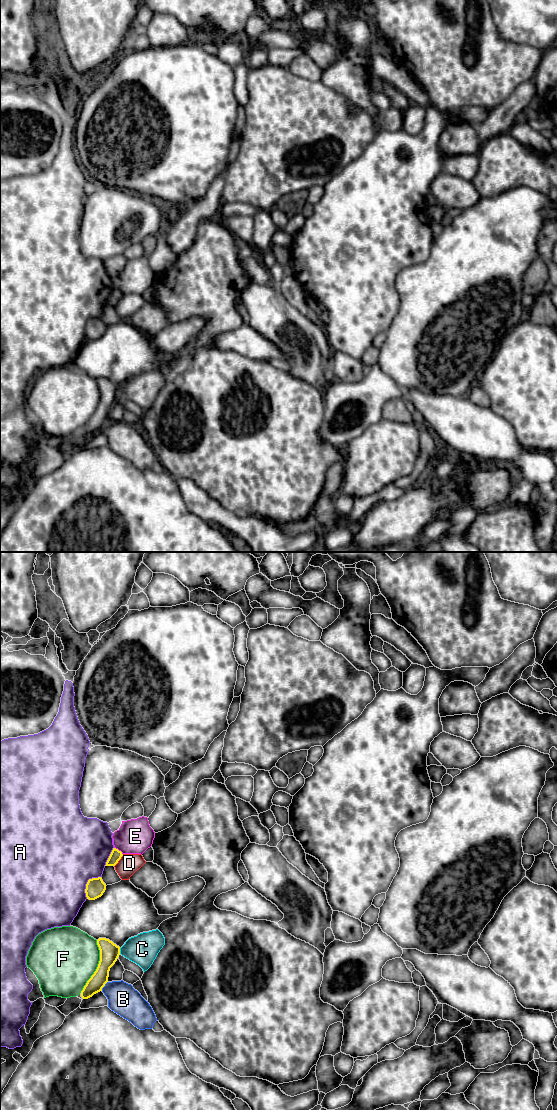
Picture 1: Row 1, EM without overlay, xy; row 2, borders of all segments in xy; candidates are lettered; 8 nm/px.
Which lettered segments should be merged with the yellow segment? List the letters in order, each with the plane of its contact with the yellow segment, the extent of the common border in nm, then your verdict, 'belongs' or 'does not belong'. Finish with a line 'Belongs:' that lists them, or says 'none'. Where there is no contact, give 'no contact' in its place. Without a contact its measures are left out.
A: contact in xy; length 220 nm; does not belong
B: contact in xy; length 90 nm; does not belong
C: contact in xy; length 50 nm; does not belong
D: contact in xy; length 130 nm; does not belong
E: contact in xy; length 90 nm; does not belong
F: contact in xy; length 440 nm; does not belong
Belongs: none

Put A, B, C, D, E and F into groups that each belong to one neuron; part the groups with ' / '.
A / B / C / D / E / F

